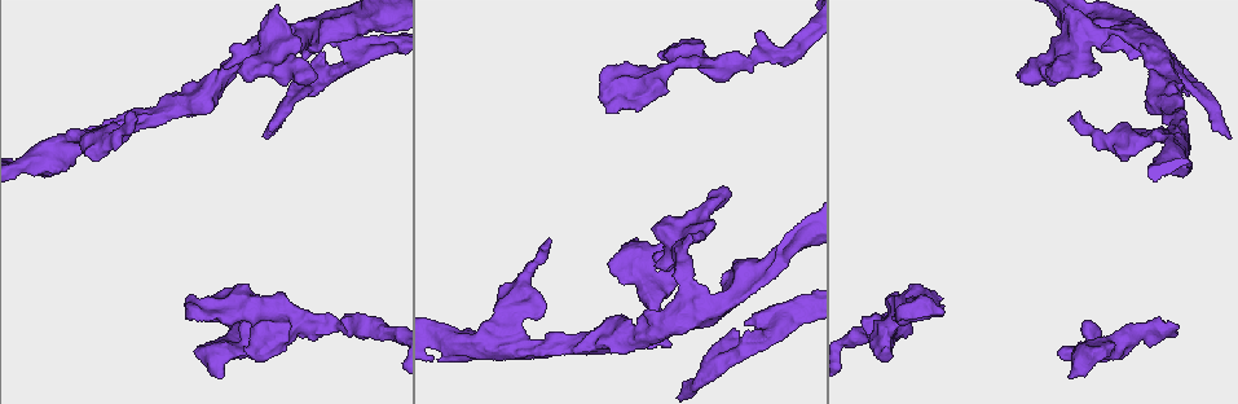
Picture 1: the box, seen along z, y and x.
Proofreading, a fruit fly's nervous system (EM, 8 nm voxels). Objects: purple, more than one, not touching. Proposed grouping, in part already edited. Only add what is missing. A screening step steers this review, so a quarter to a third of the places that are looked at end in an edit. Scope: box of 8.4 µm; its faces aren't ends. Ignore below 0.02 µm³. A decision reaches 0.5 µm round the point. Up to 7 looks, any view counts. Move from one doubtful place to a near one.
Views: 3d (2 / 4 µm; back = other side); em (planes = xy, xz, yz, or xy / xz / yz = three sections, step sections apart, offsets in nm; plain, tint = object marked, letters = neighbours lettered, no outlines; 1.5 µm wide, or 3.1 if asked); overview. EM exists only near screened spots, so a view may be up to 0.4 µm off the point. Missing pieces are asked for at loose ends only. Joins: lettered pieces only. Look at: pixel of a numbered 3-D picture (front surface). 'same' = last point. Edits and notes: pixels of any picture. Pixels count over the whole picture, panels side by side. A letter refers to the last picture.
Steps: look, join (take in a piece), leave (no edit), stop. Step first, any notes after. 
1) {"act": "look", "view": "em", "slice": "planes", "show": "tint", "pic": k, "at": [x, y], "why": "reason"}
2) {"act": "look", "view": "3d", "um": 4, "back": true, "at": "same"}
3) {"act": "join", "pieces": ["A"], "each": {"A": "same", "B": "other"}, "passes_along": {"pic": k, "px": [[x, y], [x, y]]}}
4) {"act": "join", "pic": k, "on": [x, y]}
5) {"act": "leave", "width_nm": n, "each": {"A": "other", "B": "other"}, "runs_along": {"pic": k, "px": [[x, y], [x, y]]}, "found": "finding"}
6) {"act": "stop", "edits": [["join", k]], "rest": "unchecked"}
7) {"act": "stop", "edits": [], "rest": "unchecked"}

{"act": "look", "view": "em", "slice": "planes", "show": "letters", "pic": 1, "at": [940, 298], "why": "an open end"}

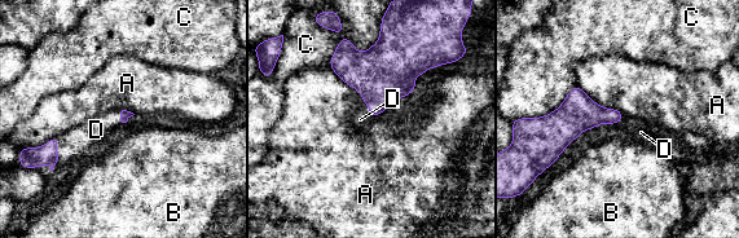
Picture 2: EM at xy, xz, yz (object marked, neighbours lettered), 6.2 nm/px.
{"act": "join", "pieces": ["D"], "longest_contact_nm": ["C", 420], "each": {"A": "other", "B": "other", "C": "other", "D": "same"}, "found": "the neuron continues"}

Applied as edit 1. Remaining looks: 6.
{"act": "look", "view": "overview"}

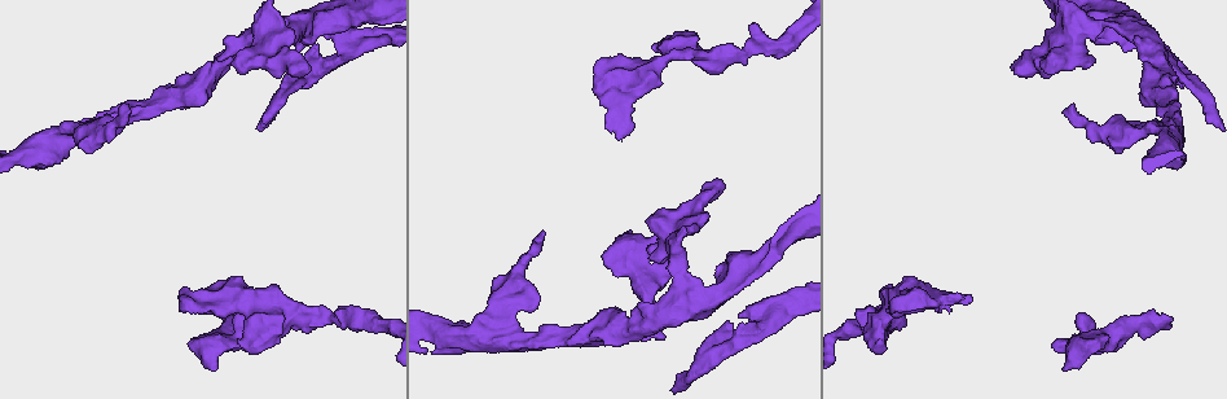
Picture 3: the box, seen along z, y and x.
{"act": "look", "view": "em", "slice": "planes", "show": "letters", "pic": 3, "at": [218, 367], "why": "an open end"}

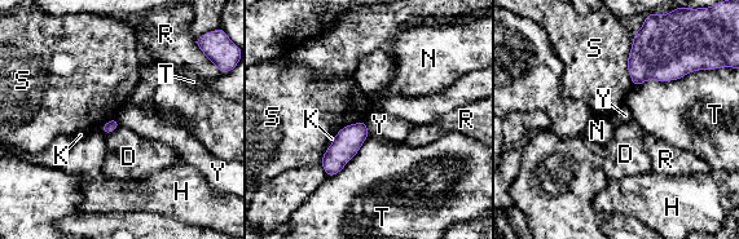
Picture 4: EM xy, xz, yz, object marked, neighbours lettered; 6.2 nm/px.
{"act": "leave", "each": {"D": "other", "H": "other", "K": "other", "N": "other", "R": "other", "S": "other", "T": "other", "Y": "other"}, "border": {"pic": 4, "px": [[365, 122], [369, 133]]}, "found": "none of them fits"}

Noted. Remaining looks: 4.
{"act": "look", "view": "em", "slice": "yz", "step": 8, "show": "tint", "pic": 3, "at": [122, 106], "why": "an open end"}

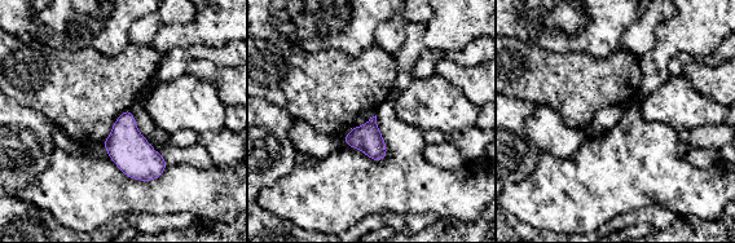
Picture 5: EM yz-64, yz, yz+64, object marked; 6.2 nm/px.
{"act": "look", "view": "em", "slice": "planes", "show": "letters", "at": "same"}

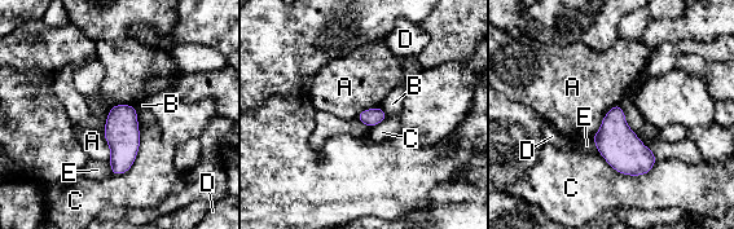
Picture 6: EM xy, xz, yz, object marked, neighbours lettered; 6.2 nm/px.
{"act": "leave", "width_nm": 110, "each": {"A": "other", "B": "other", "C": "other", "D": "other", "E": "other"}, "border": {"pic": 6, "px": [[618, 104], [590, 137]]}, "found": "no lettered piece goes on from it"}

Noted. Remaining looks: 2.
{"act": "stop", "edits": [["join", 2]], "rest": "unchecked"}

